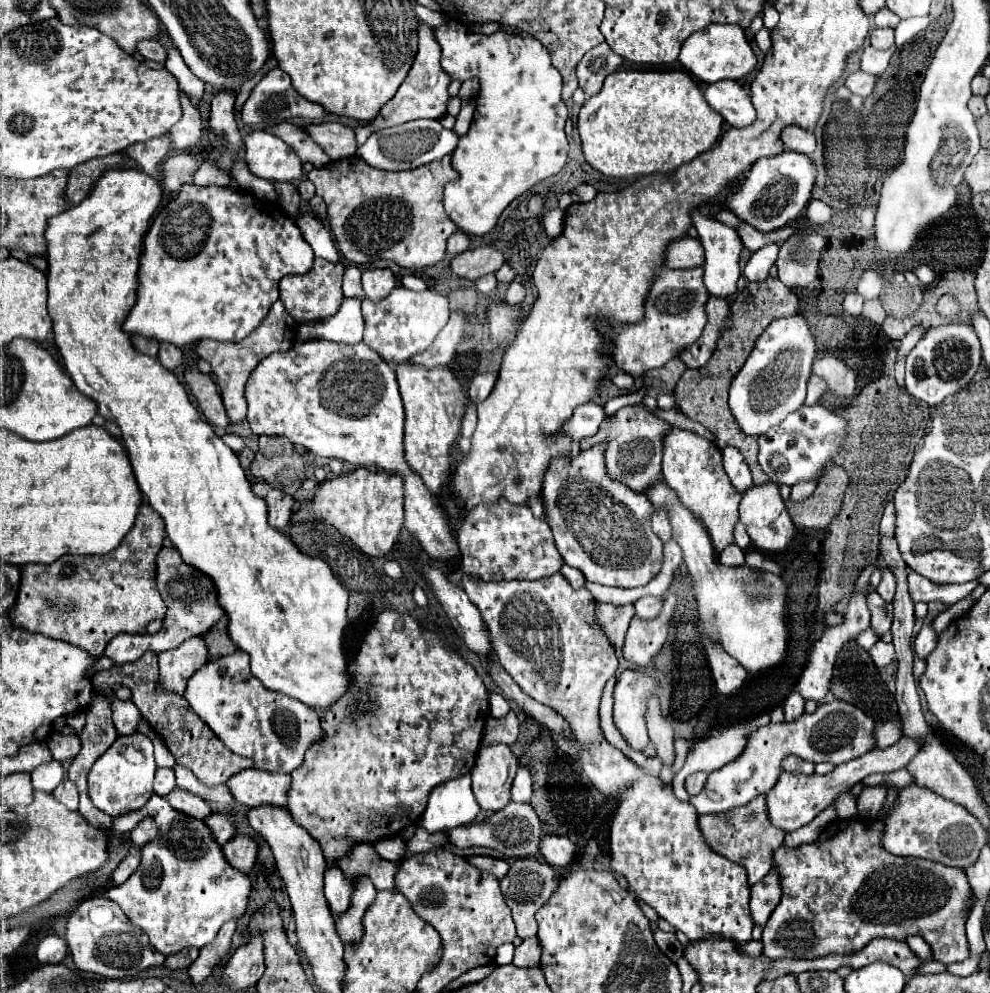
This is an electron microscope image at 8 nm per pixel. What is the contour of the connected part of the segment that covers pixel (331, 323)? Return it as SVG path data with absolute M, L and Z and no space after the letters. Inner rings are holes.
M349 297L341 303L339 311L329 319L315 323L303 323L299 327L301 341L325 339L333 343L357 345L363 337L363 317L361 317L361 299Z

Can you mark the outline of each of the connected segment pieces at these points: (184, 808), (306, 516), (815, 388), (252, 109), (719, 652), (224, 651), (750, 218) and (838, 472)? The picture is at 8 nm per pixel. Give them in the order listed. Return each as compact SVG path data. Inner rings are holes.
M175 787L165 799L169 801L169 805L173 809L177 809L177 811L193 817L193 819L203 821L207 815L211 815L211 807L209 807L207 801L203 801L201 797L189 793L189 791L183 791L179 787Z
M365 467L351 475L341 475L323 483L309 503L299 505L291 513L293 523L323 521L335 527L343 537L351 539L363 553L383 557L391 551L403 527L403 477L385 471L369 471Z
M813 375L813 377L809 379L809 385L807 385L807 399L805 399L805 403L807 403L807 405L817 403L817 401L821 399L821 395L825 393L825 389L827 389L825 381L819 379L817 375Z
M279 67L271 69L265 73L265 77L253 87L249 99L245 101L243 109L241 109L241 121L247 127L269 127L269 125L277 125L283 121L289 121L289 117L325 117L327 111L323 109L323 105L313 103L309 99L305 99L303 95L299 95L293 85L291 79L285 71L281 71Z
M703 641L703 643L705 643L707 659L709 659L717 689L723 695L731 695L731 693L739 691L747 681L747 671L733 657L723 653L723 649L719 649L719 645L715 645L711 641Z
M223 617L209 633L203 635L203 639L207 639L207 647L209 647L209 659L217 659L217 657L223 657L223 655L229 655L233 653L237 647L235 643L231 641L231 637L227 635L227 617Z
M783 151L775 157L765 157L755 161L755 165L747 171L743 183L735 193L729 195L727 205L729 209L753 225L759 231L775 231L785 227L789 221L797 219L811 199L811 189L817 179L815 163L795 151Z
M833 465L827 471L827 477L817 483L815 493L803 501L803 503L791 503L785 501L787 511L797 527L809 527L809 529L825 529L831 525L831 521L841 511L843 495L849 485L849 475L845 469Z

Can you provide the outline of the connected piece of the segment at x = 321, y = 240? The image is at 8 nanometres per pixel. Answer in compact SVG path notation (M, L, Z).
M299 209L299 213L301 213L301 217L297 219L297 225L299 225L303 237L313 245L315 255L323 257L323 259L327 259L331 263L339 263L341 257L339 257L339 251L337 251L337 247L333 243L333 237L331 237L329 229L313 213L303 211L303 209Z

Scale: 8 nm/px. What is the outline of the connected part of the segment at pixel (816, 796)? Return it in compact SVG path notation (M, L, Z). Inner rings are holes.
M903 737L903 741L897 741L897 745L891 745L891 749L875 749L853 761L841 763L829 775L817 775L817 773L795 775L795 773L783 771L777 785L771 791L767 791L767 807L769 807L771 823L775 827L783 829L785 833L807 825L809 821L813 821L813 817L817 817L823 809L827 809L839 793L843 793L851 785L855 785L855 781L861 781L871 773L891 773L891 771L907 767L907 763L921 751L921 747L923 747L921 739Z

